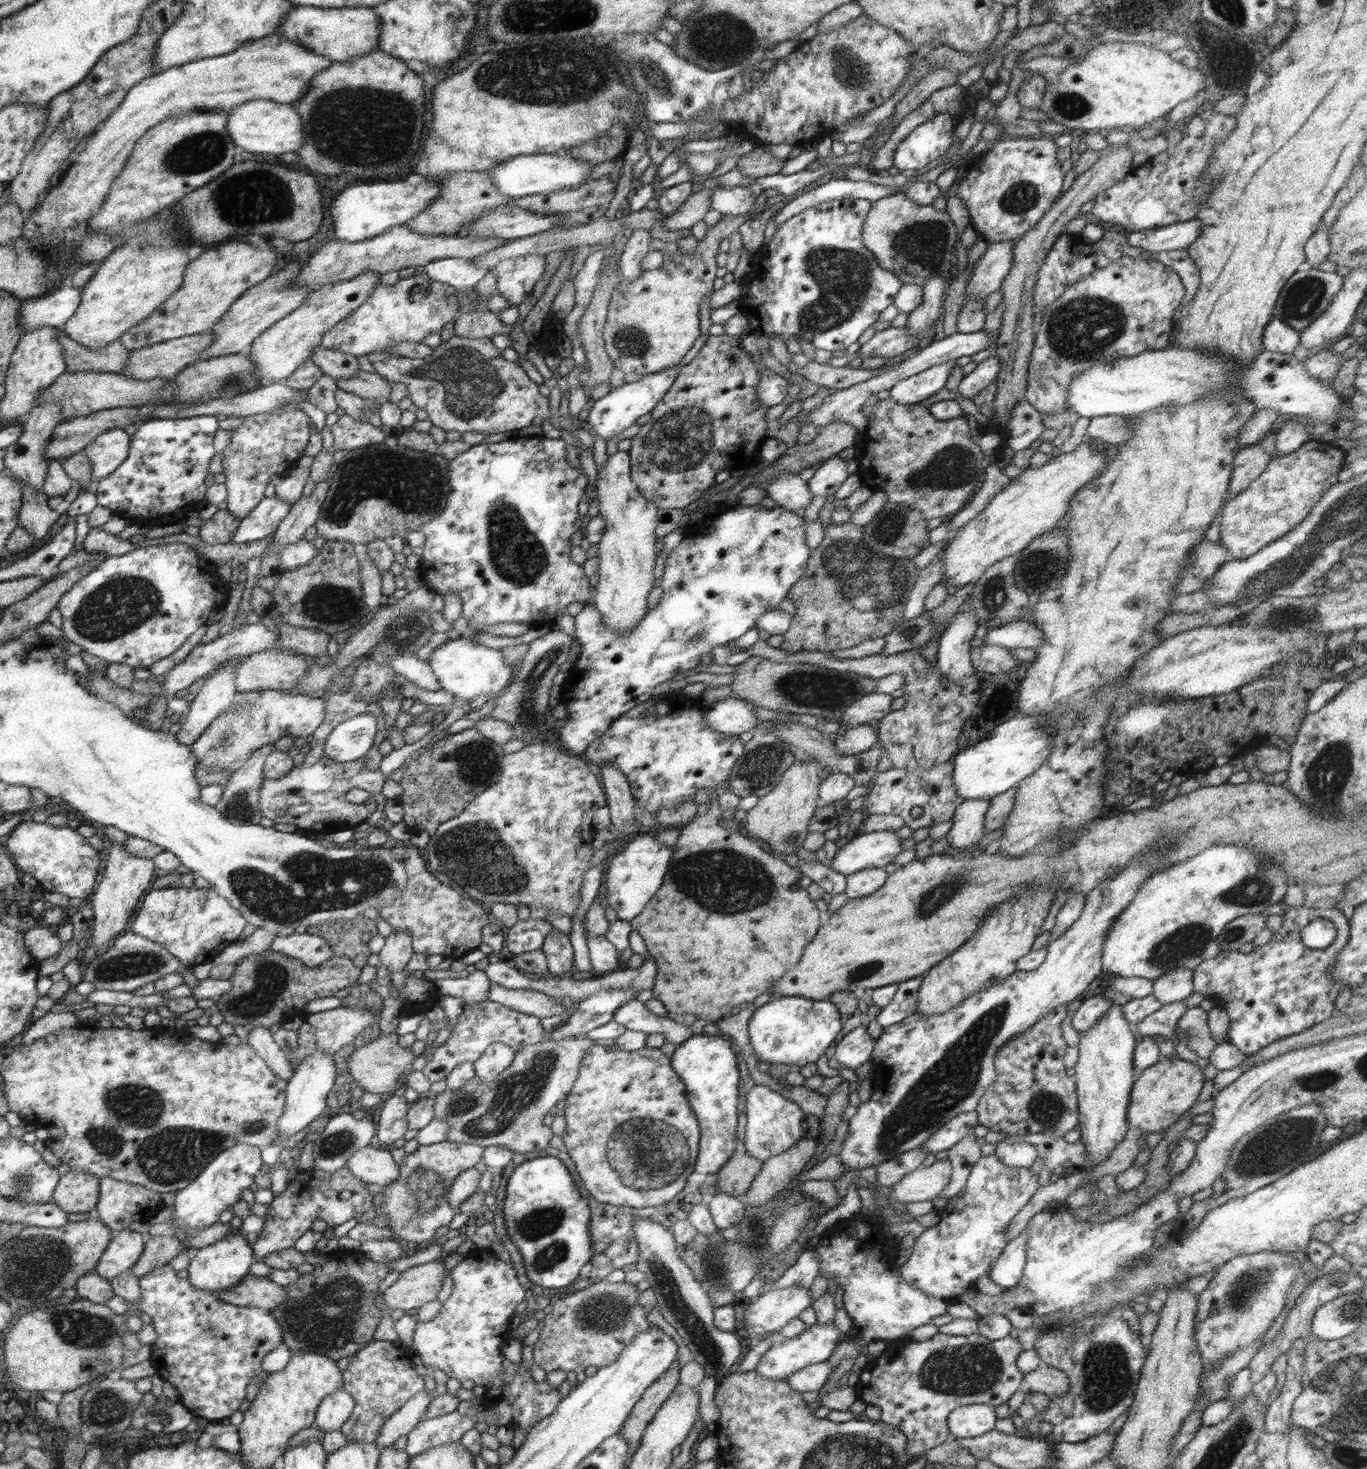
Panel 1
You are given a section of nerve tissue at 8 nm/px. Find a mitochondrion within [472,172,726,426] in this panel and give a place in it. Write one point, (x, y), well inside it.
(629, 340)

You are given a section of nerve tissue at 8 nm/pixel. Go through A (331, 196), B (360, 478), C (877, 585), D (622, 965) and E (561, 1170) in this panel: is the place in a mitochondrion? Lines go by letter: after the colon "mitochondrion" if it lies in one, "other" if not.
A: other
B: mitochondrion
C: mitochondrion
D: other
E: other

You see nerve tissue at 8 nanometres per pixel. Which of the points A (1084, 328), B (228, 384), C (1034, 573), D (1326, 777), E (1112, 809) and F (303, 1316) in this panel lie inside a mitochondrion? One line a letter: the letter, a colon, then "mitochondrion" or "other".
A: mitochondrion
B: mitochondrion
C: mitochondrion
D: mitochondrion
E: other
F: mitochondrion

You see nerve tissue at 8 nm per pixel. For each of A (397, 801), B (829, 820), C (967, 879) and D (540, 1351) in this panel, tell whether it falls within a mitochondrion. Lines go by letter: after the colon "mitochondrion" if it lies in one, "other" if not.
A: other
B: other
C: mitochondrion
D: other

